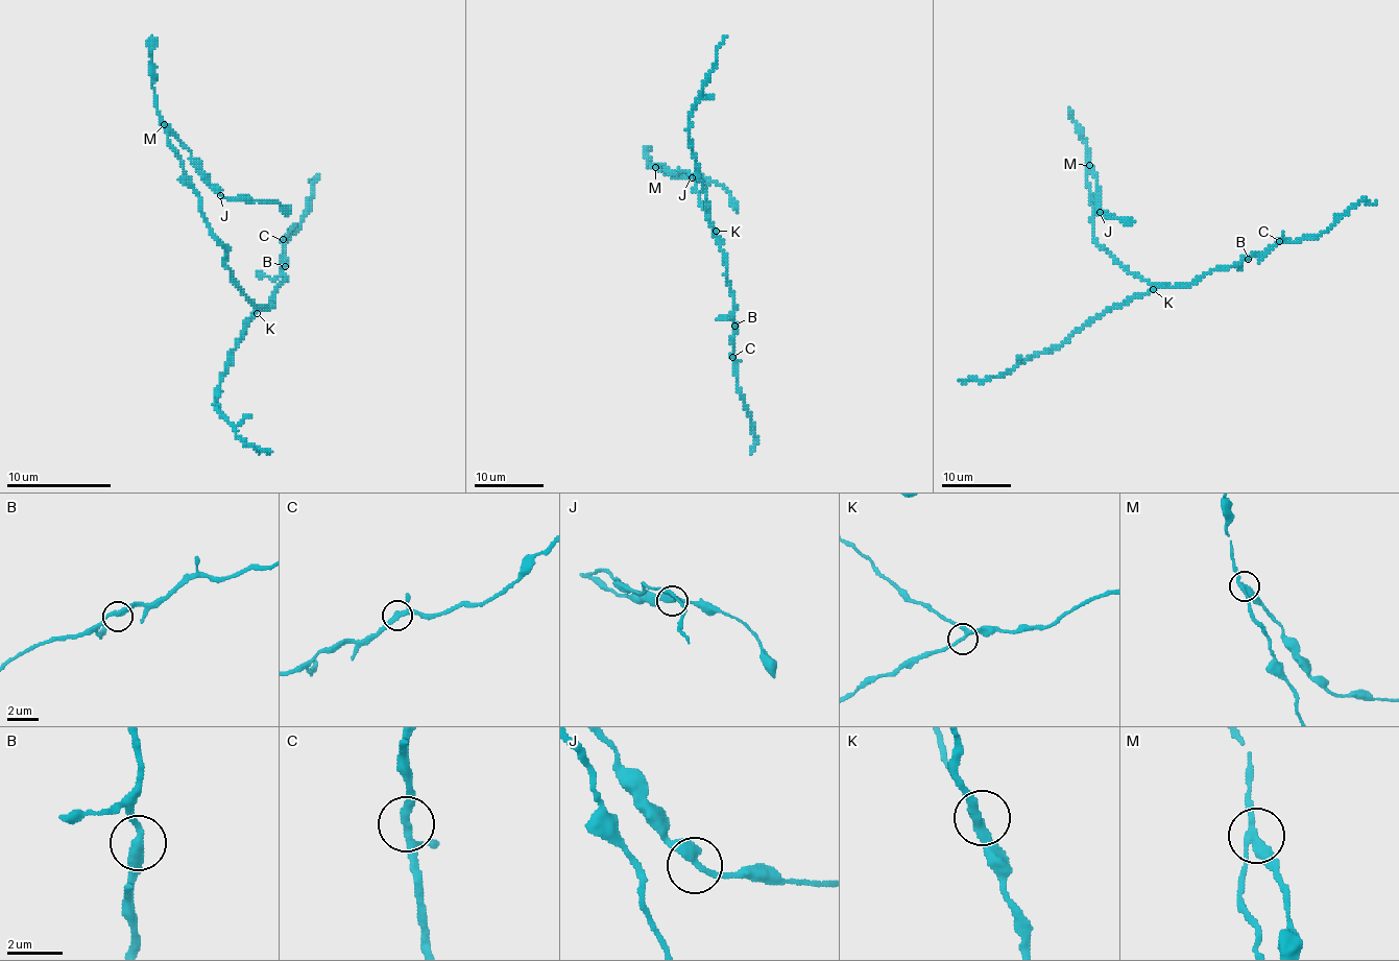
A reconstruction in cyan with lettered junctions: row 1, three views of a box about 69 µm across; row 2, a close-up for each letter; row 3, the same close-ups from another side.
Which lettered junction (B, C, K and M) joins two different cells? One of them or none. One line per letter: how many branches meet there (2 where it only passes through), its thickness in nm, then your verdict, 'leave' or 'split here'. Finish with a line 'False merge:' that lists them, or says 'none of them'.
B: 2 branches meet; 320 nm thick; leave
C: 3 branches meet; 240 nm thick; leave
K: 3 branches meet; 240 nm thick; leave
M: 3 branches meet; 280 nm thick; split here
False merge: M

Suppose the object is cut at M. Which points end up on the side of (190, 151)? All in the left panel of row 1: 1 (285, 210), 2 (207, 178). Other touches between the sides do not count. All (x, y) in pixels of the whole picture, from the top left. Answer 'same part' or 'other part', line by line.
1: same part
2: same part

